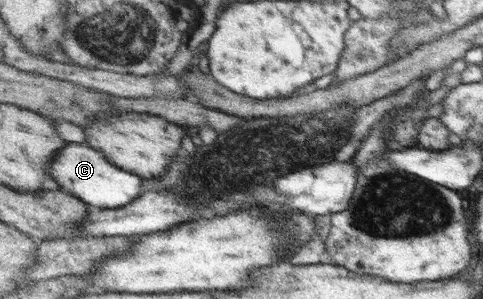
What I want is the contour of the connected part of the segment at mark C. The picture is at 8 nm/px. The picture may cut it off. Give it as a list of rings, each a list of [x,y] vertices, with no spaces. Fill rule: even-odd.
[[[67,143],[67,145],[59,150],[60,158],[56,158],[51,162],[52,176],[55,181],[61,186],[61,190],[71,195],[76,195],[84,202],[88,203],[92,208],[100,209],[118,209],[123,206],[130,205],[136,197],[139,197],[146,190],[154,188],[153,179],[148,179],[138,176],[135,172],[124,170],[123,167],[116,166],[110,159],[106,158],[103,151],[96,150],[84,143]]]

